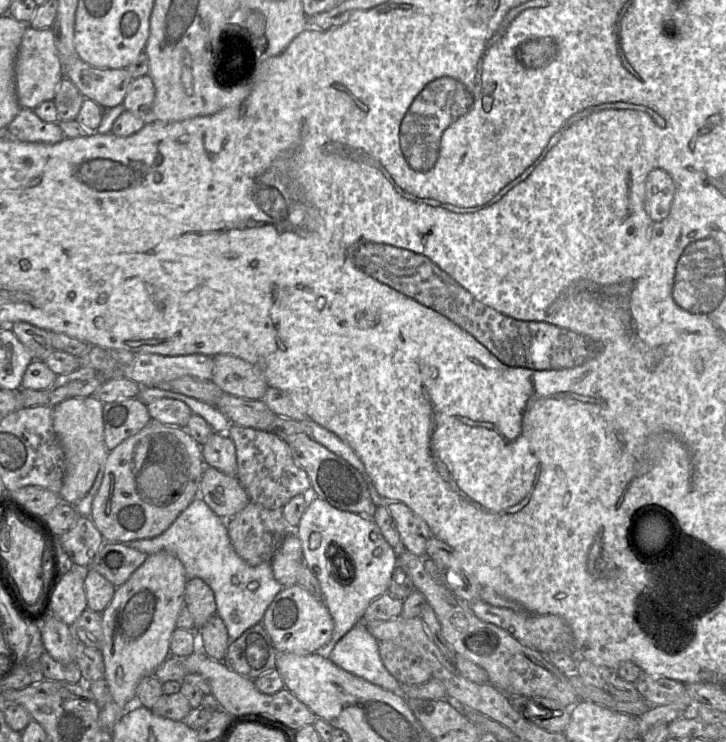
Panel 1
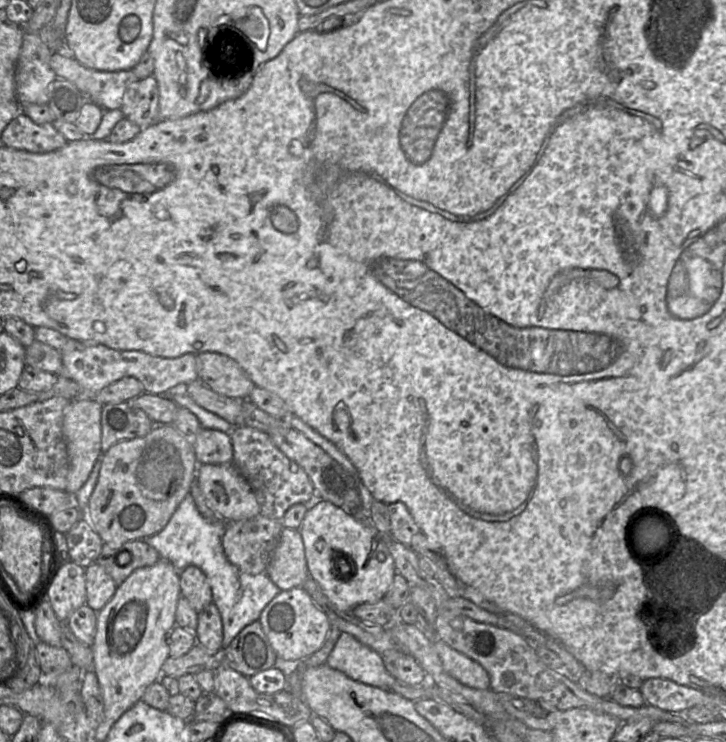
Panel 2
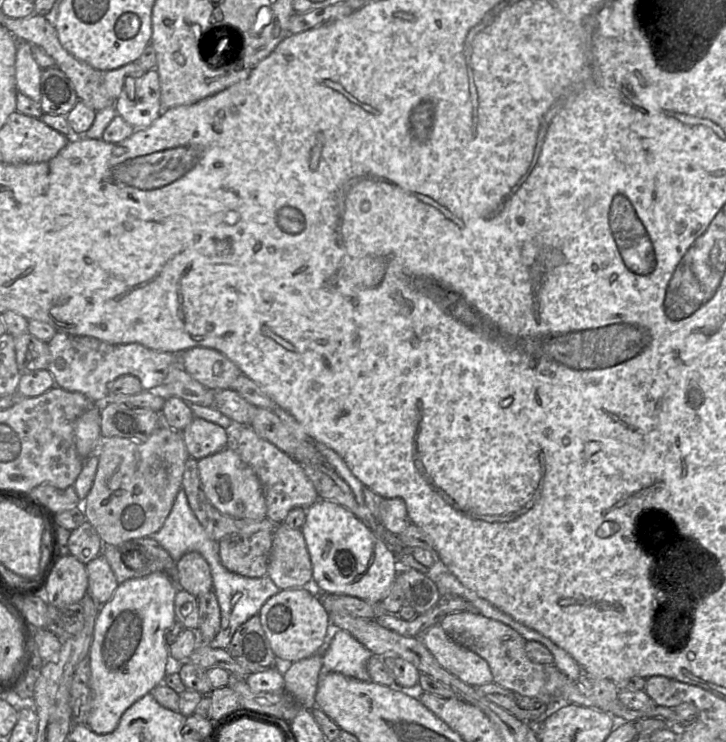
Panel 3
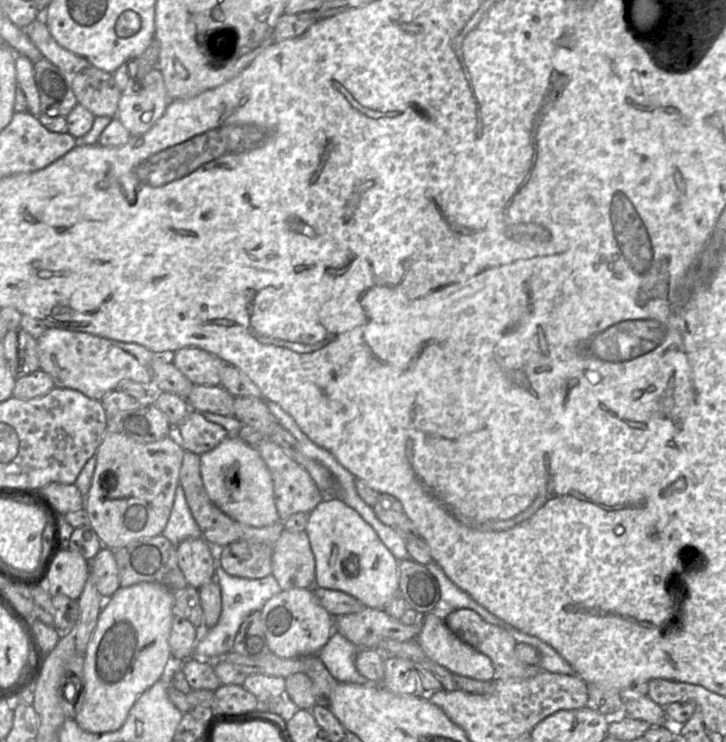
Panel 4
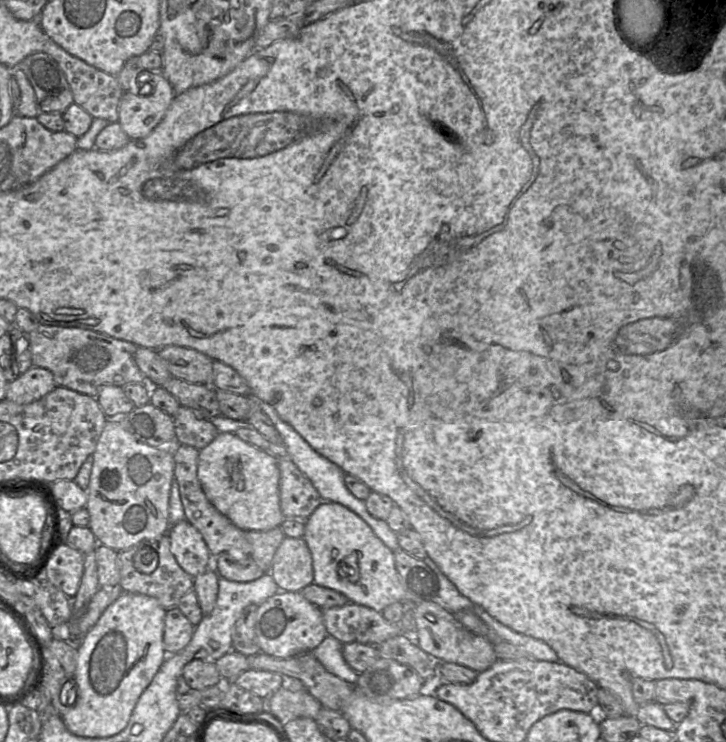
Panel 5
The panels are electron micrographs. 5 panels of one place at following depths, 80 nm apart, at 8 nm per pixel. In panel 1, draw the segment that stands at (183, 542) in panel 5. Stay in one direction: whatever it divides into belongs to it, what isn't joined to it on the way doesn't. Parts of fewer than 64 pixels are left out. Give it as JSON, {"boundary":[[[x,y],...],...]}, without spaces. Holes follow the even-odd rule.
{"boundary":[[[201,578],[187,579],[184,591],[184,603],[192,616],[195,629],[200,629],[216,614],[214,593],[211,587]]]}

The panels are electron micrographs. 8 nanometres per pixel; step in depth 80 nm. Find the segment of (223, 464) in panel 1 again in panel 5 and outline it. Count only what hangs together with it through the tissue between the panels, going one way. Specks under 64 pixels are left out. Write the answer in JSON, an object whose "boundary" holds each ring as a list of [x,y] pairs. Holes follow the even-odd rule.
{"boundary":[[[180,406],[173,416],[175,425],[175,443],[192,446],[201,450],[220,433],[210,420],[197,417],[196,413]]]}

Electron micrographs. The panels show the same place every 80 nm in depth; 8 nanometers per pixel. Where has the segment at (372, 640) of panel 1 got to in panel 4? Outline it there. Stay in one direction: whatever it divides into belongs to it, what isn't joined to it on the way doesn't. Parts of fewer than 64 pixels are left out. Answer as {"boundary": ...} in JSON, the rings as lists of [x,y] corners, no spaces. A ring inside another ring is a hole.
{"boundary":[[[334,628],[329,641],[319,651],[318,656],[339,683],[367,684],[367,679],[355,666],[358,651],[356,645]]]}

